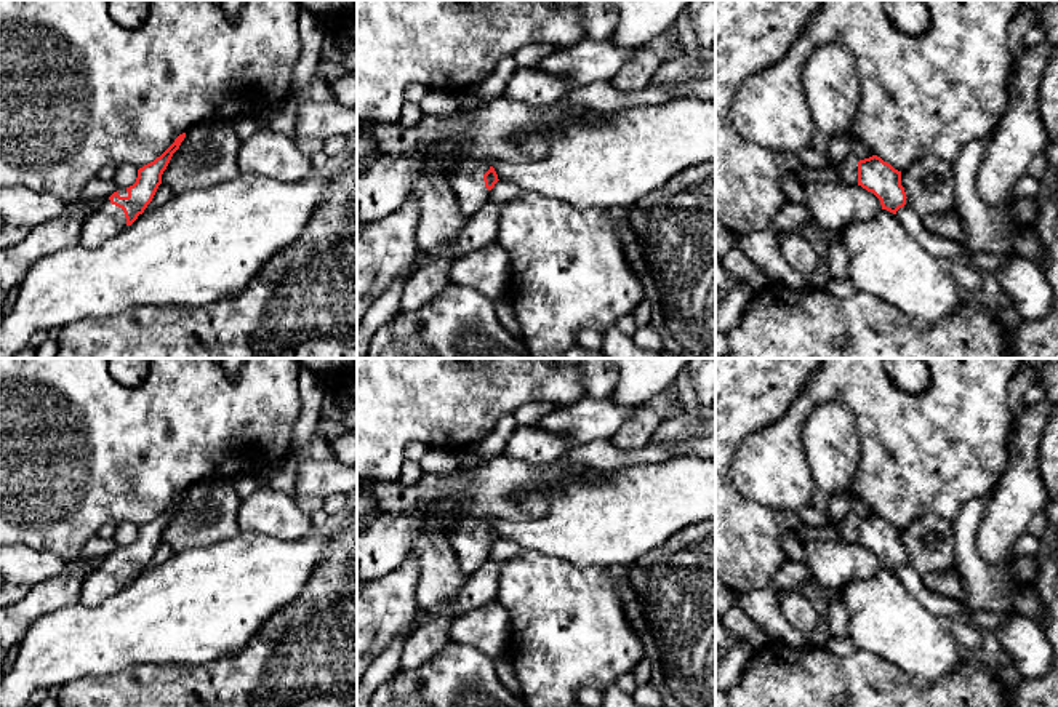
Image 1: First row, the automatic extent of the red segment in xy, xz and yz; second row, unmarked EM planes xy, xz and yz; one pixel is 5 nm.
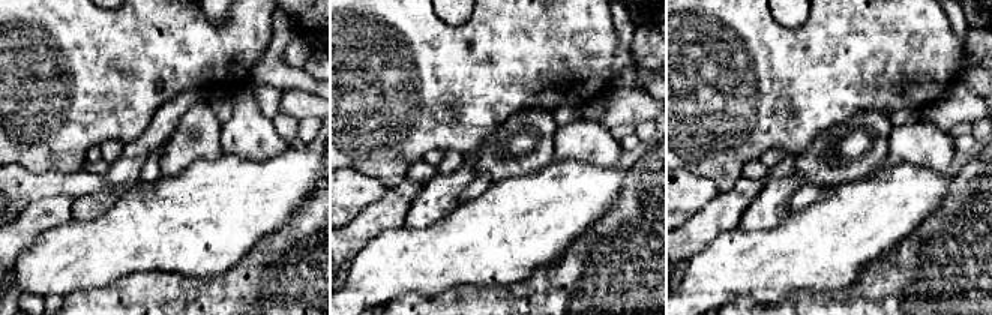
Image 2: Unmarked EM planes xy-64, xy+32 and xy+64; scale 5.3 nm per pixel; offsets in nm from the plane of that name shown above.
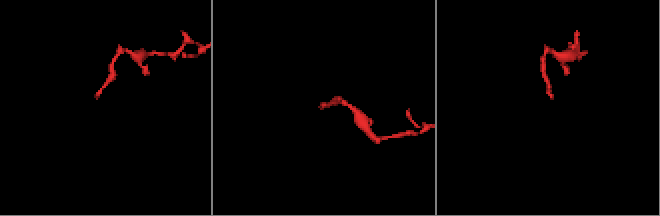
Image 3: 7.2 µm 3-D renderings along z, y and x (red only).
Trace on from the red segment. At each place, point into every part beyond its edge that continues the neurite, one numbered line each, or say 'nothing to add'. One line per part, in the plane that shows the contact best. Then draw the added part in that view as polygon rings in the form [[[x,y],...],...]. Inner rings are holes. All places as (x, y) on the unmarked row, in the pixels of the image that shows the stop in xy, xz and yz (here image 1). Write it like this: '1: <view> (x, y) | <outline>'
1: xy (108, 579) | [[[107,557],[101,566],[86,574],[80,589],[80,603],[98,606],[120,593],[126,585],[123,568]]]

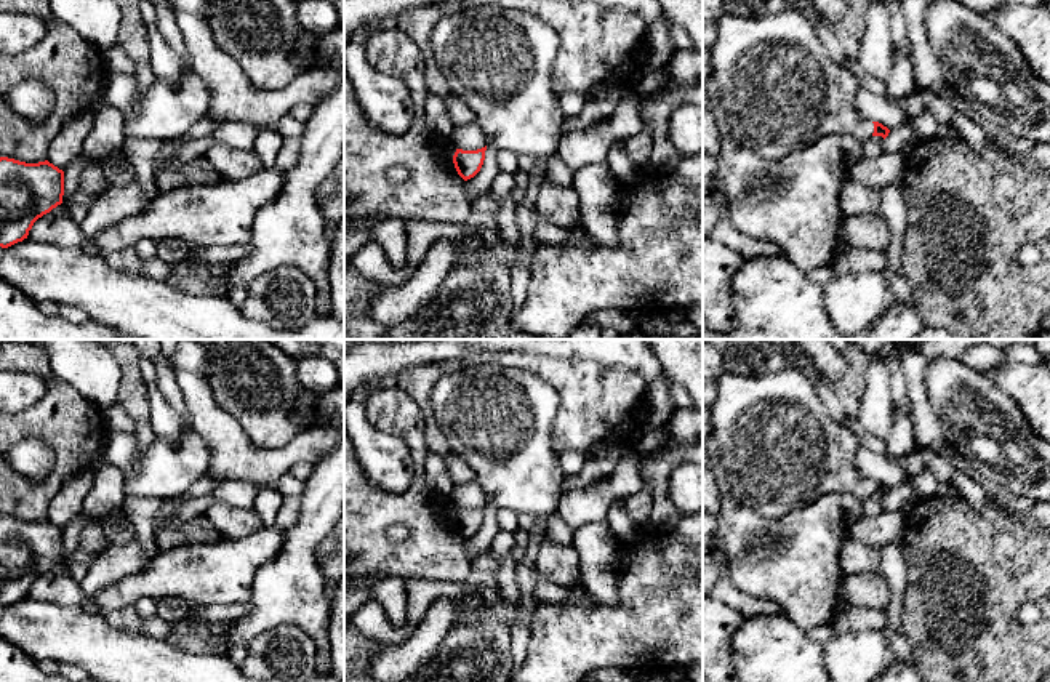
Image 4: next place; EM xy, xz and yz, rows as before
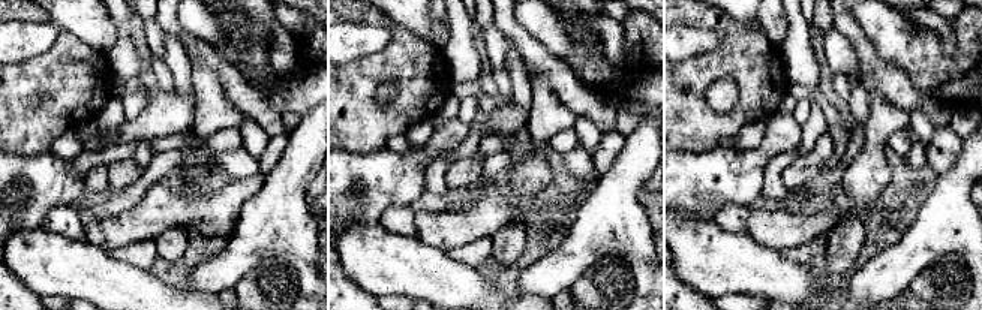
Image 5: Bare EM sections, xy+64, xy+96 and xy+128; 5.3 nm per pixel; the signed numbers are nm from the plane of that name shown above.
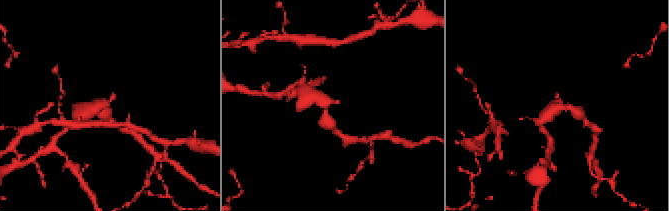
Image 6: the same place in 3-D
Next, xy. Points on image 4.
nothing to add

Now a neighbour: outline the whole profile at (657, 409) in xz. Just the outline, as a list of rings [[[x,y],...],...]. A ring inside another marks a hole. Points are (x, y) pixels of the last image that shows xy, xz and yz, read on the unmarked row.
[[[666,375],[647,384],[642,405],[637,410],[637,424],[645,427],[663,427],[671,421],[675,405],[671,400],[669,384]]]

